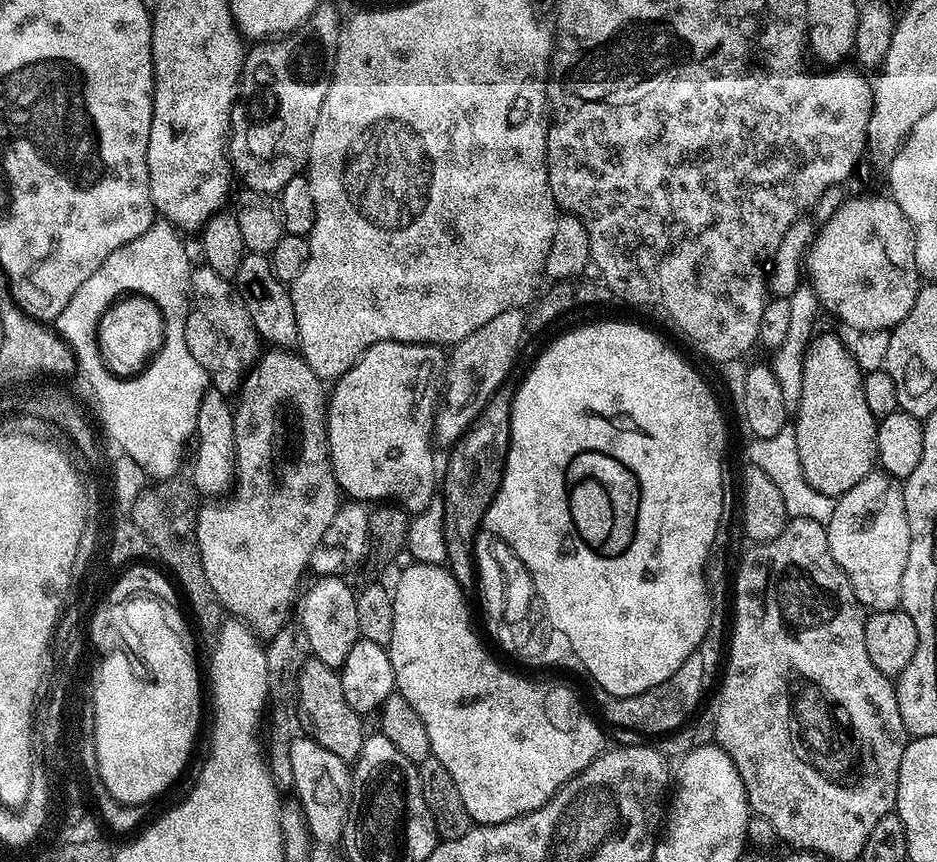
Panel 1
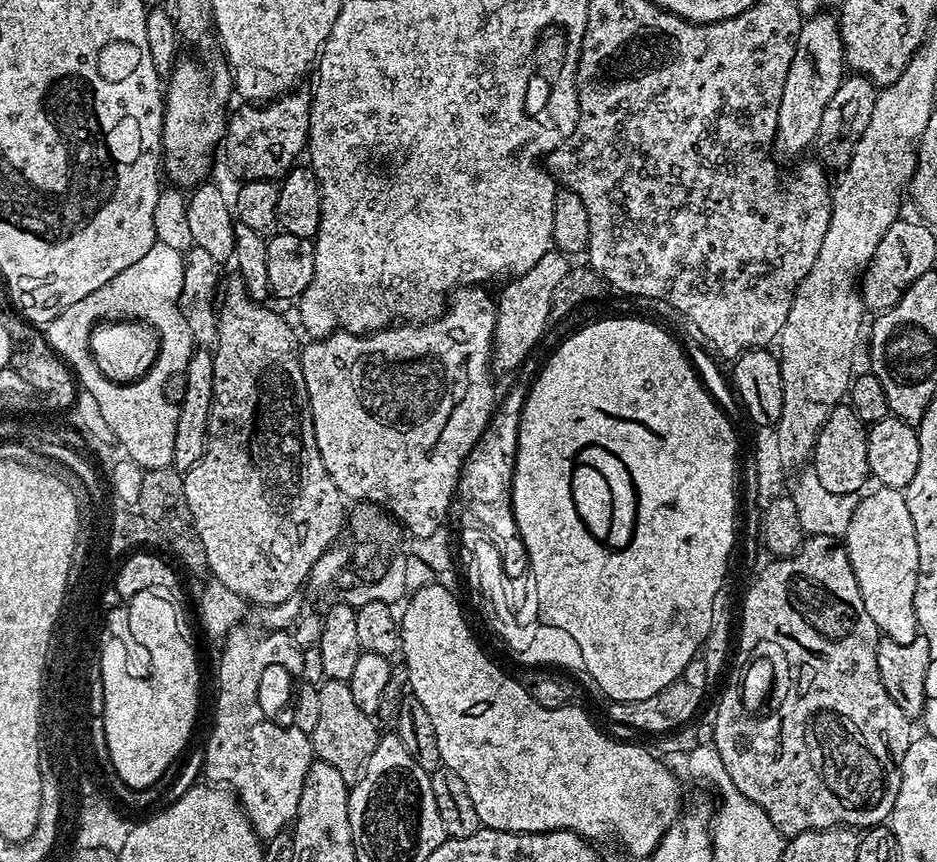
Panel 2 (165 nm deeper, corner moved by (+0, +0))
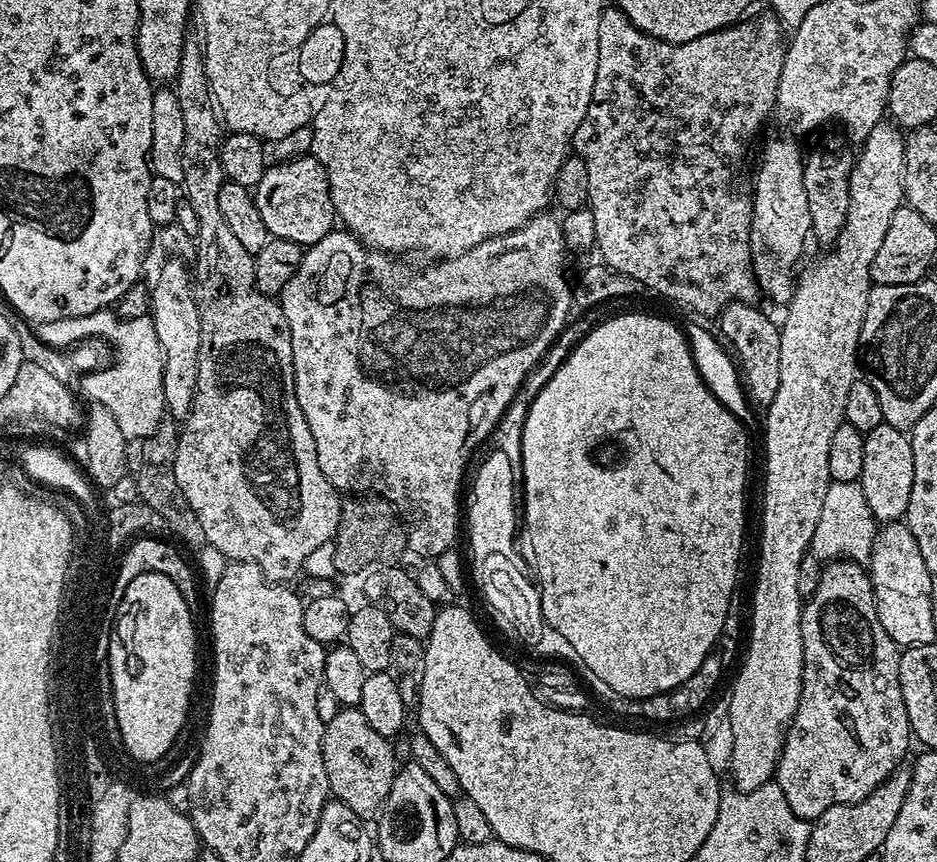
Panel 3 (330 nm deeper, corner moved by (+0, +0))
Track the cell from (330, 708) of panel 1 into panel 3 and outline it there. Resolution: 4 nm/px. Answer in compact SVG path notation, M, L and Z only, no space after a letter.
M344 706L336 711L340 712L334 713L332 720L330 716L322 738L322 762L326 766L329 793L346 806L350 806L350 810L354 810L354 814L358 814L362 818L375 817L383 808L384 799L390 794L390 786L398 771L396 752L392 749L393 741L387 736L378 734L378 730L374 730L374 726L370 726L370 722L366 722L359 707Z

